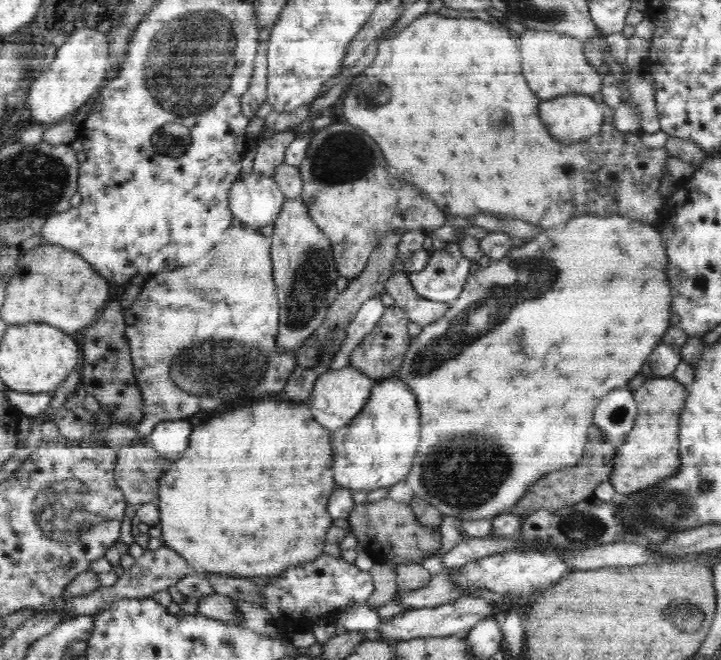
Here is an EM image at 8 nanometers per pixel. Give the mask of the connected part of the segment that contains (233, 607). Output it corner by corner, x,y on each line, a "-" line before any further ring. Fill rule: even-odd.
216,592
198,598
197,612
206,618
220,620
230,625
242,626
244,622
236,601

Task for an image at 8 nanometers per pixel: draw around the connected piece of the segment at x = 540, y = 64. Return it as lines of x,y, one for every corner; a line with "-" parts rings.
526,29
518,38
522,72
528,86
541,100
552,100
566,94
596,94
602,90
600,72
588,64
584,42
557,32

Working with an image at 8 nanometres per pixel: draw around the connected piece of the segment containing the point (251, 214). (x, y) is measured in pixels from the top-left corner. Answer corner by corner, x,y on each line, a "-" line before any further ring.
255,170
246,178
239,175
228,192
228,205
233,217
241,221
243,226
252,228
274,225
286,199
273,177
258,174

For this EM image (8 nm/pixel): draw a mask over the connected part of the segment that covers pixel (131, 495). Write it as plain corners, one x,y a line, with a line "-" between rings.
146,440
119,448
115,481
128,506
135,508
156,502
160,480
171,464
171,460
160,457

